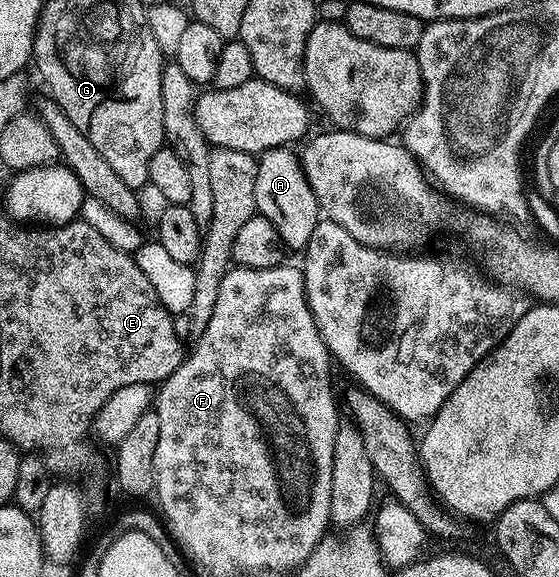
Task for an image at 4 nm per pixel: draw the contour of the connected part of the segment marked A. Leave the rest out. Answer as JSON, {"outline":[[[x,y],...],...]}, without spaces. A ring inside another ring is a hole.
{"outline":[[[293,148],[269,149],[257,158],[255,210],[276,227],[283,246],[287,250],[305,250],[312,231],[320,220],[318,200],[302,170],[299,154]]]}

